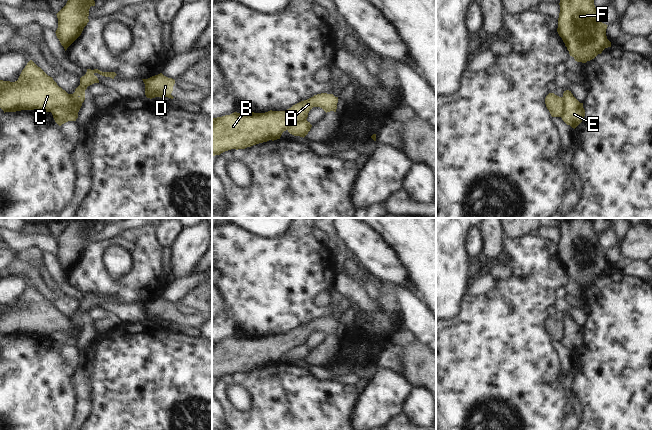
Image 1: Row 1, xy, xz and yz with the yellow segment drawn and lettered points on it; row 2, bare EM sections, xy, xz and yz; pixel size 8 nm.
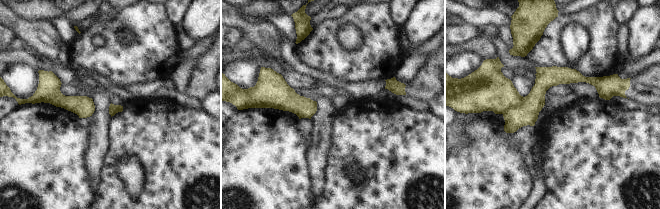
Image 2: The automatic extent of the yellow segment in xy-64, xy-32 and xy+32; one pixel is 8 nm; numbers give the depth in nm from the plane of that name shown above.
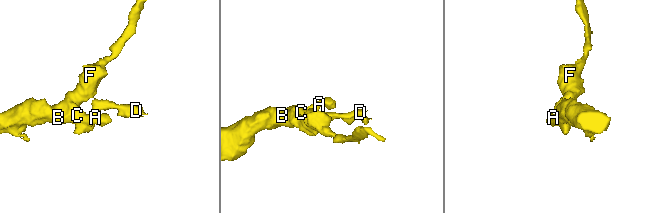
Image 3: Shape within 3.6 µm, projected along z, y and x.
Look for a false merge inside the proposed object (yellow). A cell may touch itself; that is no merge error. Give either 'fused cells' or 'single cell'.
fused cells

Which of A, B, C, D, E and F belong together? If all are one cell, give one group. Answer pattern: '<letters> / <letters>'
A B C F / D E

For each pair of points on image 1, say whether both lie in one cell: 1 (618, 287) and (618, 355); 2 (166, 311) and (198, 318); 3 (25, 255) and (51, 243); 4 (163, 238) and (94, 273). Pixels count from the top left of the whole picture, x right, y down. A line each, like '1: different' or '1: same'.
1: same
2: same
3: different
4: different

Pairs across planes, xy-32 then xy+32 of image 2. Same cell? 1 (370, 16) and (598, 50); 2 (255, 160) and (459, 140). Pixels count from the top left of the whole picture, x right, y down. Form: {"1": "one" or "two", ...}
{"1": "one", "2": "two"}

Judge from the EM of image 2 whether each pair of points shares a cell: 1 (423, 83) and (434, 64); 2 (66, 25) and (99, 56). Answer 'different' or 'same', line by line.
1: same
2: different

